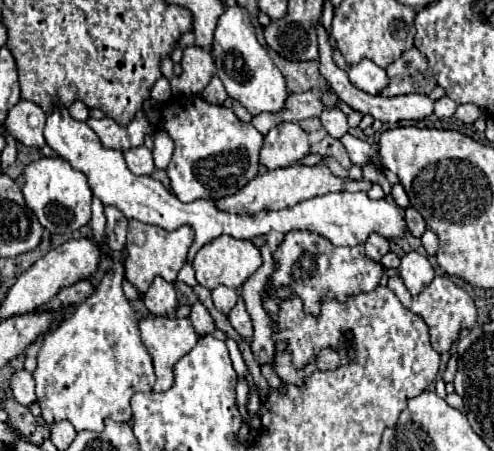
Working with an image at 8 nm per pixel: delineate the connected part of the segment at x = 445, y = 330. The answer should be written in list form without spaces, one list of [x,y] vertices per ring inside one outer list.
[[[398,275],[388,279],[388,289],[394,291],[394,295],[400,299],[400,303],[406,309],[410,309],[412,313],[416,313],[424,319],[424,323],[428,325],[428,331],[430,331],[430,343],[432,343],[434,351],[438,351],[438,353],[450,351],[450,347],[458,339],[460,331],[470,329],[476,323],[474,299],[462,287],[458,287],[448,275],[434,277],[432,283],[420,295],[410,295],[410,291],[406,289],[406,285],[402,283],[402,279]]]

